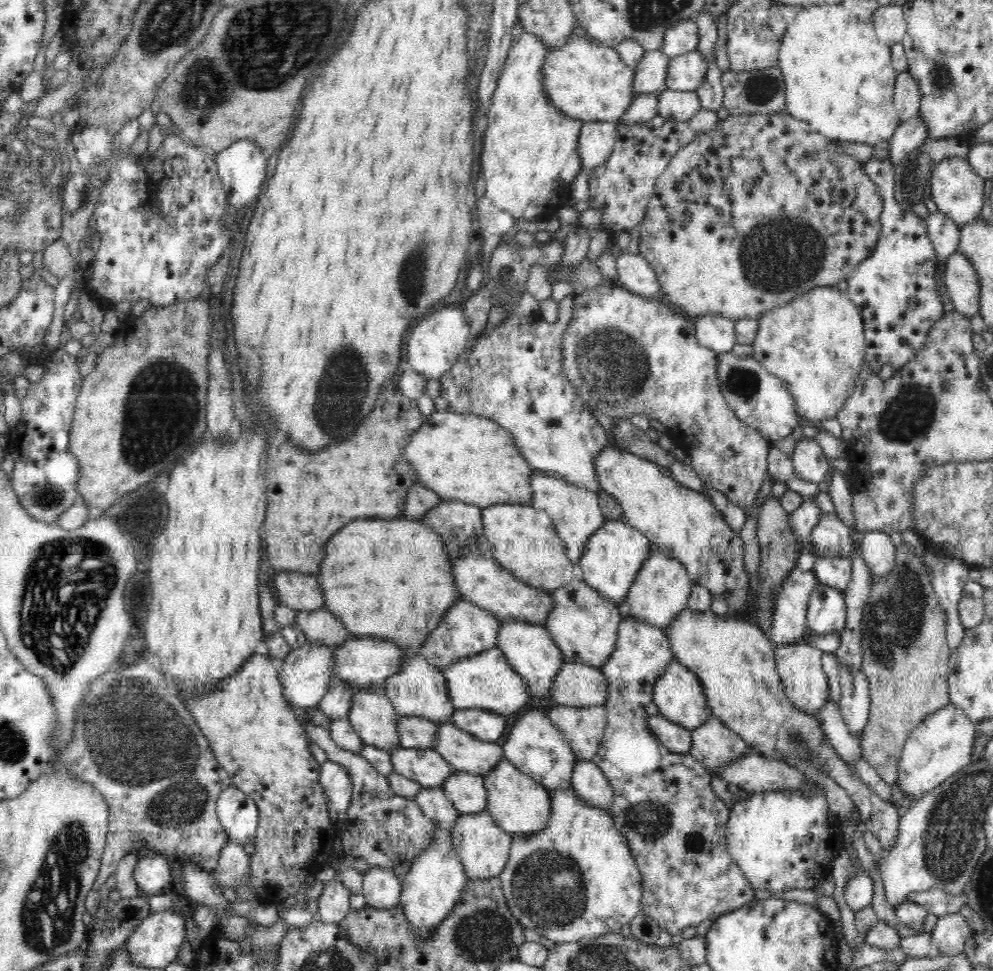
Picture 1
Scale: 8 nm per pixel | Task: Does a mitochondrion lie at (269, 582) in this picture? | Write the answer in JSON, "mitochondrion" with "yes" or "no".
{"mitochondrion":"no"}

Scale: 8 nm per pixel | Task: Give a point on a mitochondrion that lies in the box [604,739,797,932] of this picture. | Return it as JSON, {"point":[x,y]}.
{"point":[649,819]}

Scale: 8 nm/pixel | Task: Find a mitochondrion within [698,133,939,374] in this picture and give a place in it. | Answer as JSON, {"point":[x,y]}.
{"point":[777,258]}

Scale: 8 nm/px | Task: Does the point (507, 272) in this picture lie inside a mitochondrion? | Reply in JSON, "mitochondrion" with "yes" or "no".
{"mitochondrion":"yes"}

